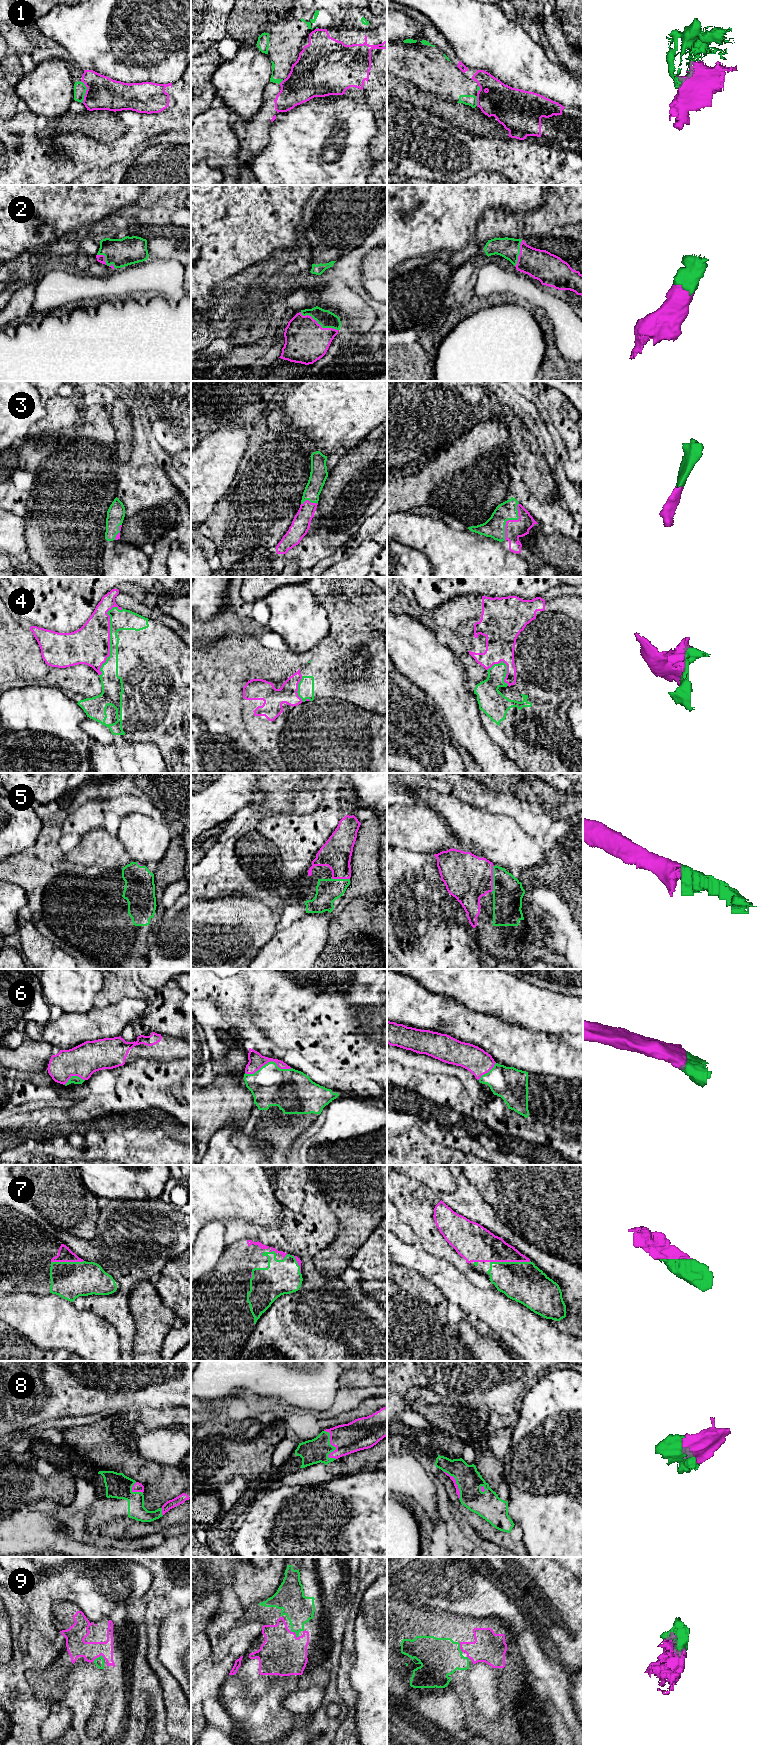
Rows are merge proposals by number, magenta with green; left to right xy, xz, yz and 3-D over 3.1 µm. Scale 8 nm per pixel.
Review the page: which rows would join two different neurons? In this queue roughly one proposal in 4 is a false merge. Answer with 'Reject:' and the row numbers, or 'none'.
Reject: none

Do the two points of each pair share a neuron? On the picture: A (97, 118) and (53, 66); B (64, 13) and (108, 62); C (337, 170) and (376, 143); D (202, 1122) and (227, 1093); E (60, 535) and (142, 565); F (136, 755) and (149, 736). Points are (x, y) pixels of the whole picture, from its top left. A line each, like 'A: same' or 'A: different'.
A: different
B: same
C: different
D: same
E: different
F: different

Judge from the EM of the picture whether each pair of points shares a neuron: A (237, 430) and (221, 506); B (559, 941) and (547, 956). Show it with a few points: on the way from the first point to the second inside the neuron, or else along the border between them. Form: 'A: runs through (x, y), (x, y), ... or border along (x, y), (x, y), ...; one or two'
A: border along (234, 474), (234, 479), (228, 491), (213, 509); two
B: border along (548, 946), (557, 953), (564, 955); two

